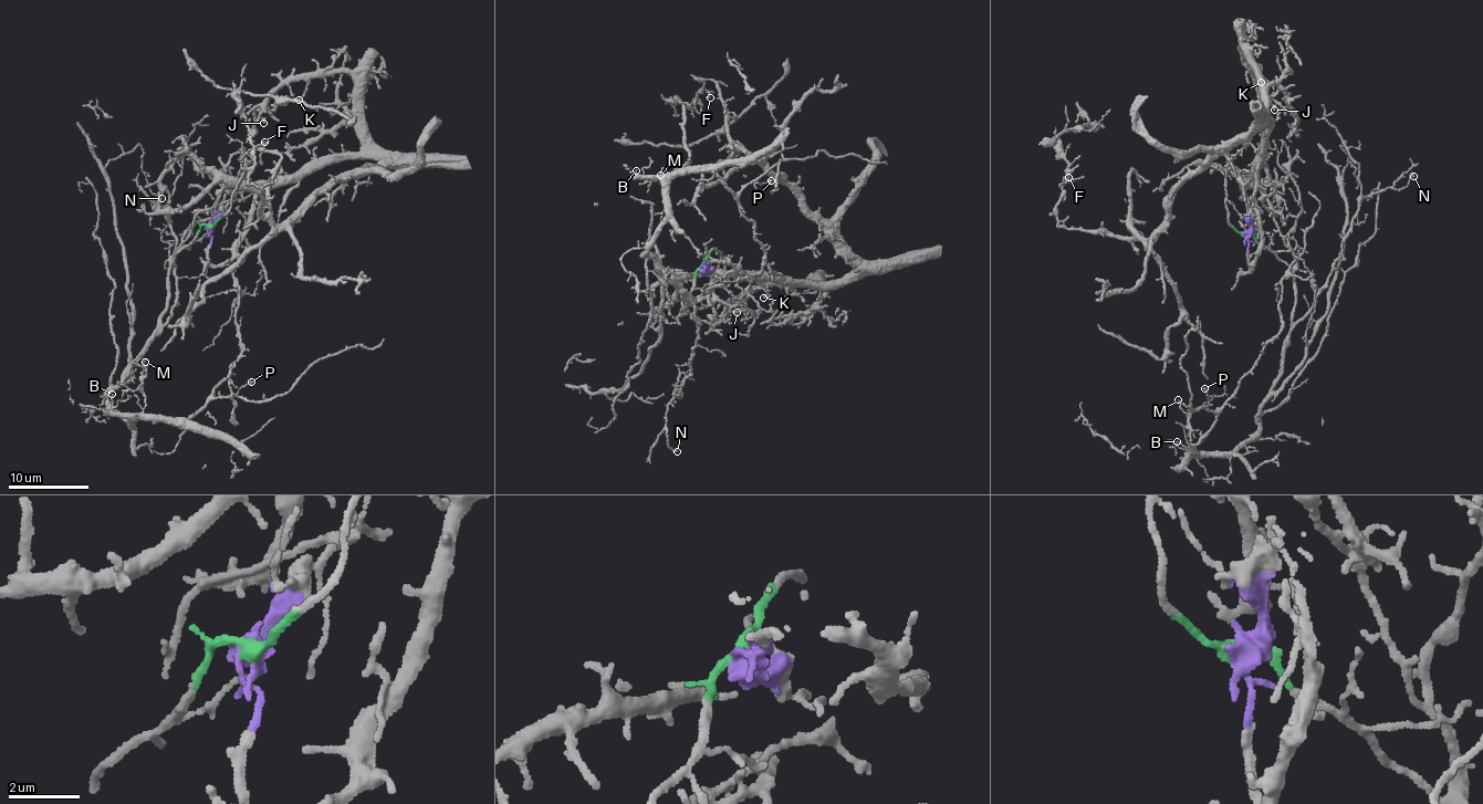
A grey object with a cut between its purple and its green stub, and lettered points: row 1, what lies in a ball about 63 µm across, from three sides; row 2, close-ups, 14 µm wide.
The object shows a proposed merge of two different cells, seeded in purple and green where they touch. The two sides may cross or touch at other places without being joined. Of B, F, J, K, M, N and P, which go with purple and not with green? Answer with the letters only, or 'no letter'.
F, J, K

